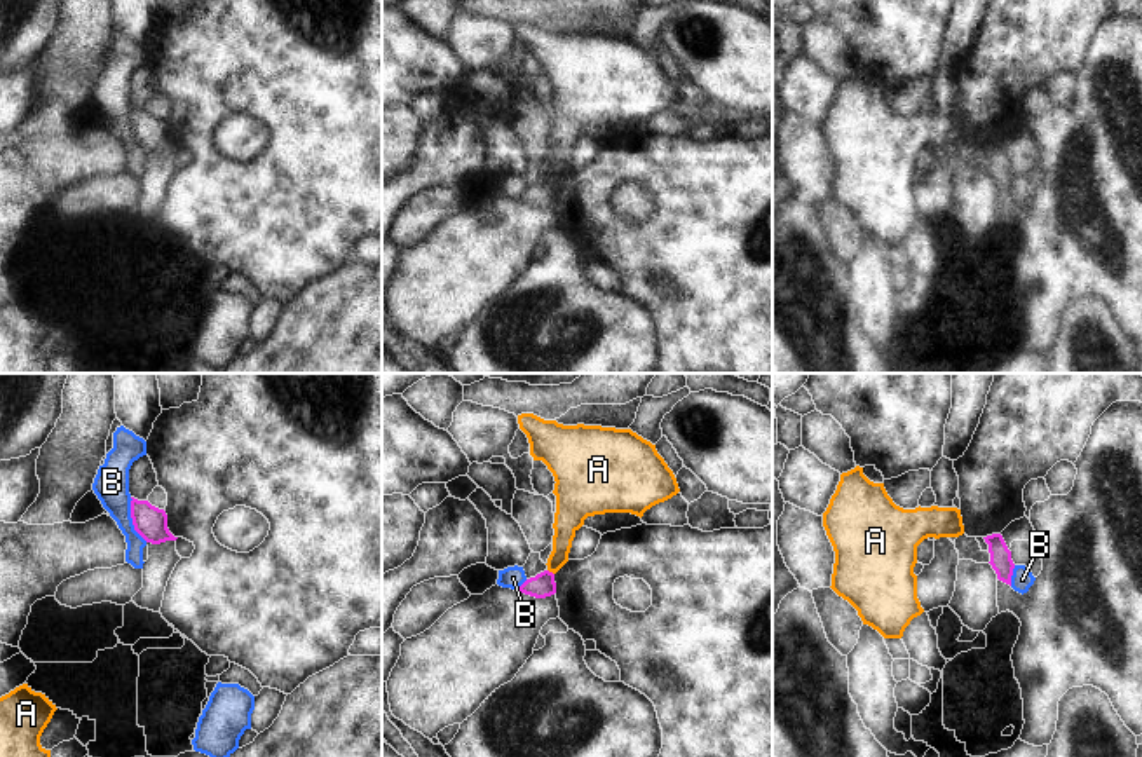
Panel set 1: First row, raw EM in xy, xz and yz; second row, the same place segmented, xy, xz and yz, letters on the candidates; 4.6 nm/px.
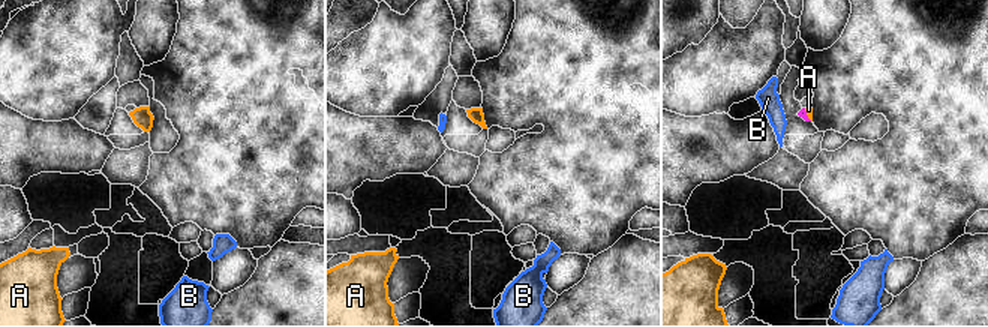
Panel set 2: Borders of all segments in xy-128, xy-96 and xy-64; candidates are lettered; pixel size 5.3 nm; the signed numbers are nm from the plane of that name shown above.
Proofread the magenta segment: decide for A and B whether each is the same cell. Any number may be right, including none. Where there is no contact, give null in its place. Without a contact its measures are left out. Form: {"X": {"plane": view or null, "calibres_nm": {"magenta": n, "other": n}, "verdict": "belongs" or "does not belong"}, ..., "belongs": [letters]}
{"A": {"plane": "xz", "calibres_nm": {"magenta": 110, "other": 110}, "verdict": "does not belong"}, "B": {"plane": "xy", "calibres_nm": {"magenta": 150, "other": 160}, "verdict": "does not belong"}, "belongs": []}

